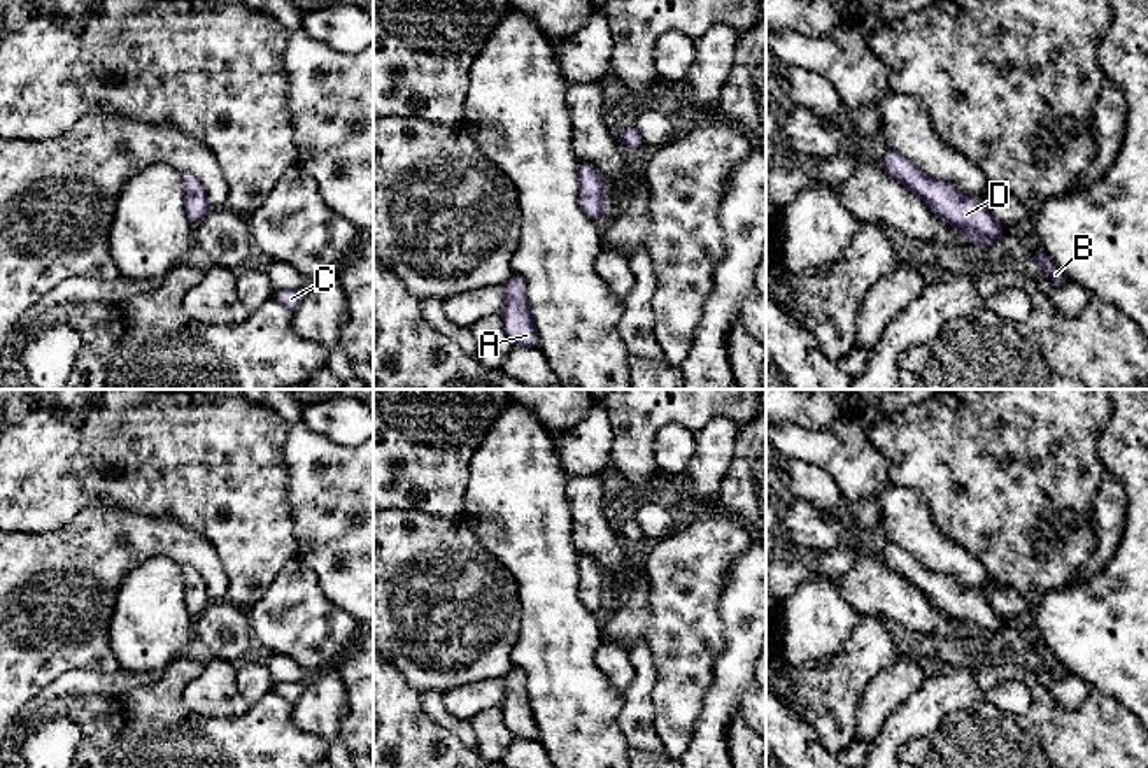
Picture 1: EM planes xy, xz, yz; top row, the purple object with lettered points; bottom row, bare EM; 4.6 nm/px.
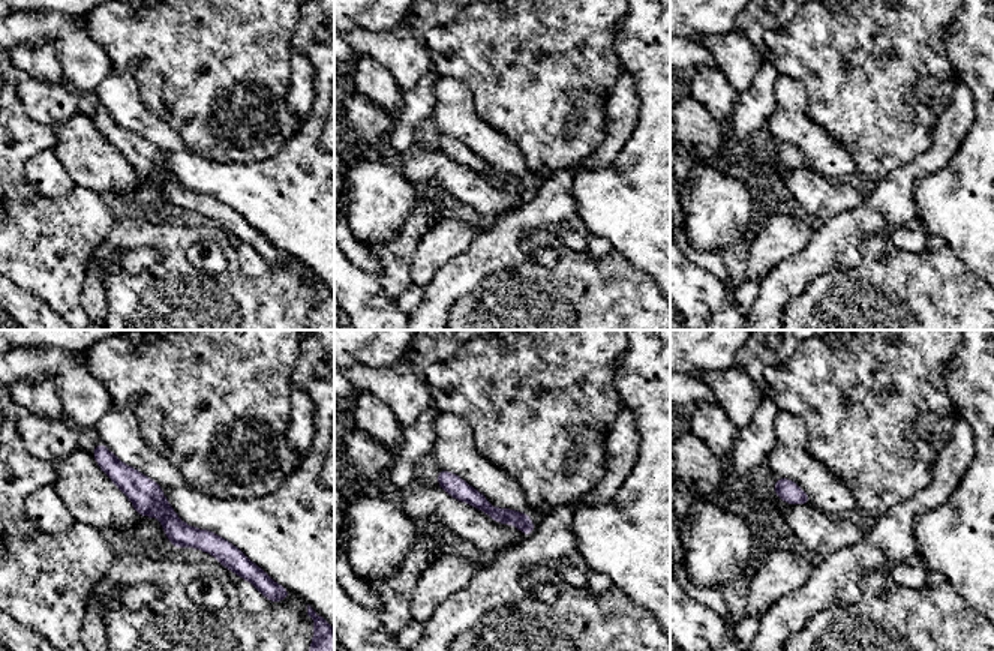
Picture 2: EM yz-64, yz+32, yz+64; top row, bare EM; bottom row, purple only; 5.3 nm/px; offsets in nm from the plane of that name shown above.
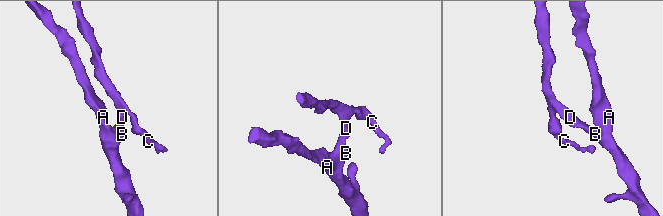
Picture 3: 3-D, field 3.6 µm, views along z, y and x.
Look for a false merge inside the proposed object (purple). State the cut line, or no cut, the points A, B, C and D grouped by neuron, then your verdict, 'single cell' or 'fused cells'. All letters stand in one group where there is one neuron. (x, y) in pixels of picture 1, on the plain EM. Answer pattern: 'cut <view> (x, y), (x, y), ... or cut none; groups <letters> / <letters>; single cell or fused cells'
cut none; groups A B C D; single cell

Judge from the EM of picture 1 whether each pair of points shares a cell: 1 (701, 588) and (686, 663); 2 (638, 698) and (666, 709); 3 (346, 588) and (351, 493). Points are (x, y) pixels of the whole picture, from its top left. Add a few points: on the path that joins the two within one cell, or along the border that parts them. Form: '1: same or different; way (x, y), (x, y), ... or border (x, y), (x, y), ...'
1: same; way (686, 607), (686, 644)
2: different; border (652, 661), (656, 670), (652, 728), (663, 744)
3: same; way (347, 565), (349, 516)

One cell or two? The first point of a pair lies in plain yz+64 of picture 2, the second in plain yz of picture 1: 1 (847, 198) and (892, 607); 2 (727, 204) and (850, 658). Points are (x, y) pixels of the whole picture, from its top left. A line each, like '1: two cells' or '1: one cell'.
1: one cell
2: two cells

